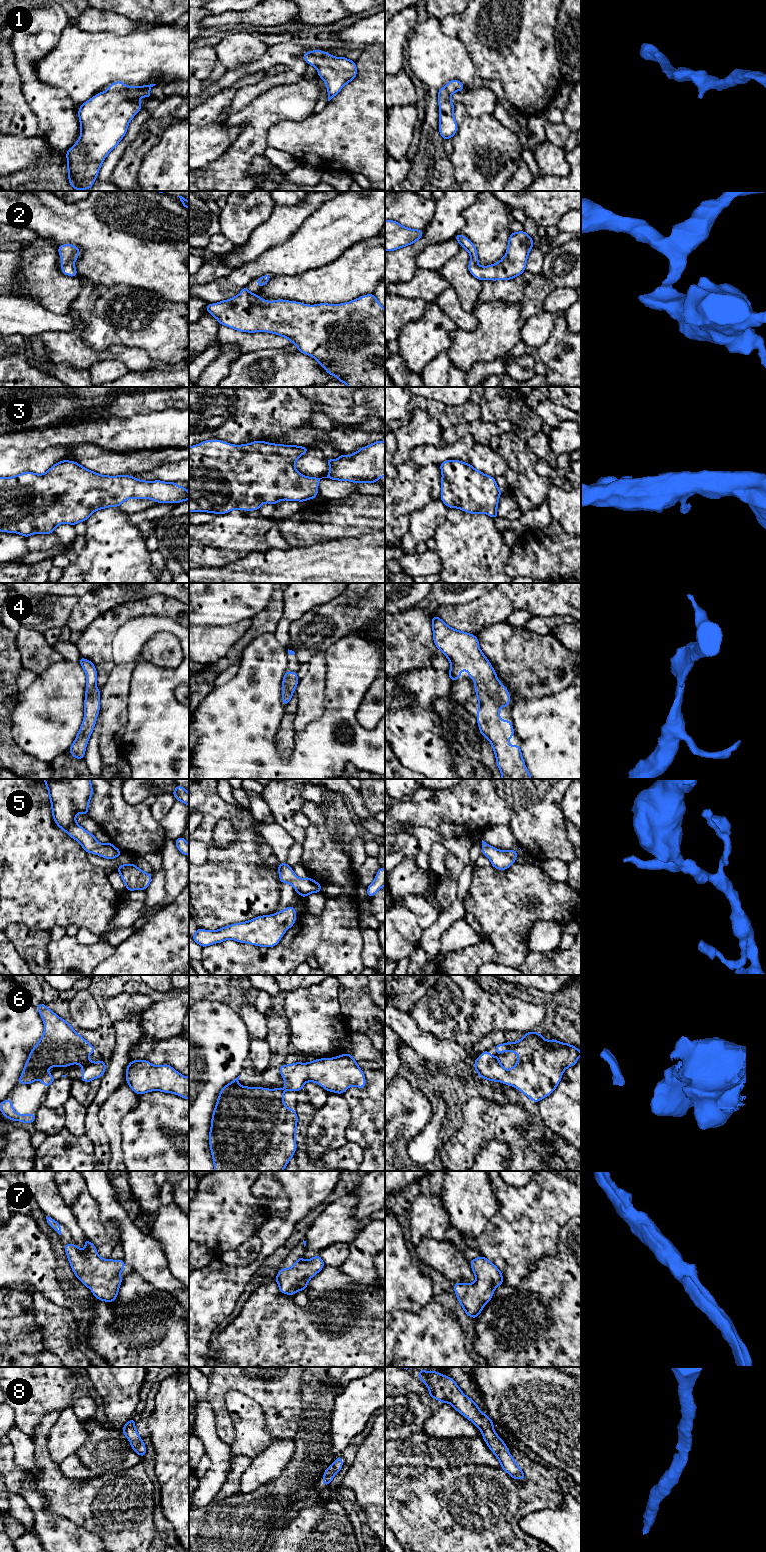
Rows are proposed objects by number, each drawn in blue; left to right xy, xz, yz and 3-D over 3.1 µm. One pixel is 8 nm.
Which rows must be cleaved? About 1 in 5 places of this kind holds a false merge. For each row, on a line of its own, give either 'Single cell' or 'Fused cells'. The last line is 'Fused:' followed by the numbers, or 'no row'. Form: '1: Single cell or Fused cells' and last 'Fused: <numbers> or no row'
1: Single cell
2: Single cell
3: Single cell
4: Single cell
5: Single cell
6: Single cell
7: Single cell
8: Single cell
Fused: no row

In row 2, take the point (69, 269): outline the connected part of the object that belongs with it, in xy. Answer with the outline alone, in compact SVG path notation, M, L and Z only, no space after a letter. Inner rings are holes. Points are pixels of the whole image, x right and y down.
M64 244L58 247L58 254L61 256L61 272L70 277L78 275L74 262L78 259L80 249L72 244Z

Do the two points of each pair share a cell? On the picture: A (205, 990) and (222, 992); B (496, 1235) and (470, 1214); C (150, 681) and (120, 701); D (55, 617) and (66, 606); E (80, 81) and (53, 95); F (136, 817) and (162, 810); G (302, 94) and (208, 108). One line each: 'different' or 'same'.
A: same
B: different
C: different
D: same
E: different
F: different
G: different

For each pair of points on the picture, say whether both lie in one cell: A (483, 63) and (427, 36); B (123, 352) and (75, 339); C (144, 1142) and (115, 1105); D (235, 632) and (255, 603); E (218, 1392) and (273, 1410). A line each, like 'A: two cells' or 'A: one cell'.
A: two cells
B: one cell
C: two cells
D: two cells
E: one cell

